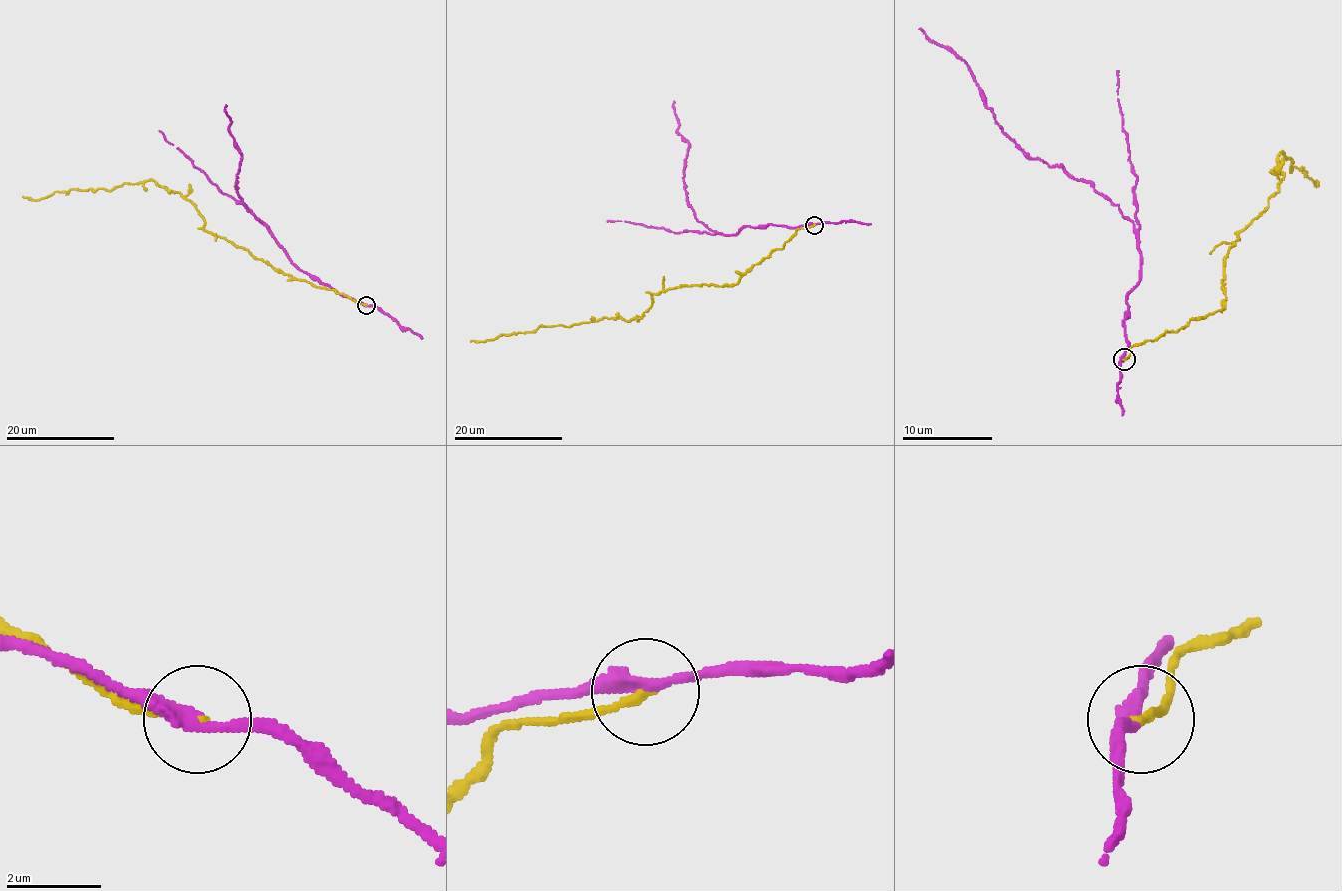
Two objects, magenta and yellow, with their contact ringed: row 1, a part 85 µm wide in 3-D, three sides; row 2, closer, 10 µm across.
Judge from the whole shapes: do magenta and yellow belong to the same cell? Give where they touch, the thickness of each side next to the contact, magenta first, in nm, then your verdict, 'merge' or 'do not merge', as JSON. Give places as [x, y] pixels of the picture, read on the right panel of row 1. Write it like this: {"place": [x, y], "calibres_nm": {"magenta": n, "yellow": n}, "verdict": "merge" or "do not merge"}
{"place": [1124, 359], "calibres_nm": {"magenta": 240, "yellow": 200}, "verdict": "do not merge"}

